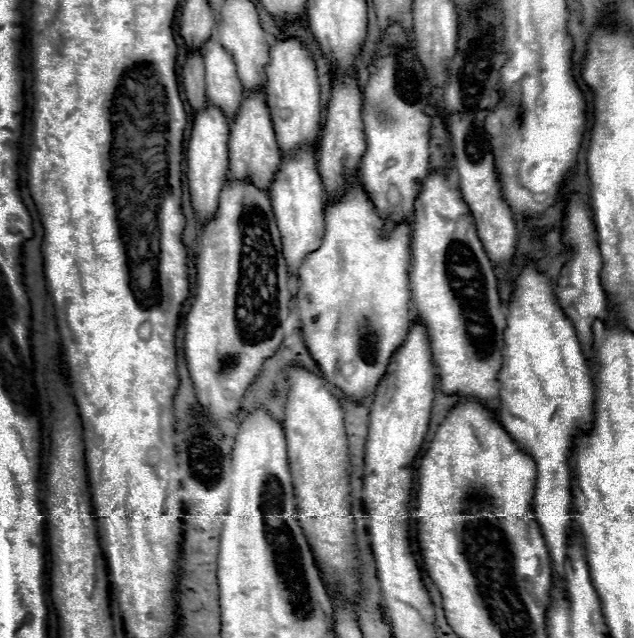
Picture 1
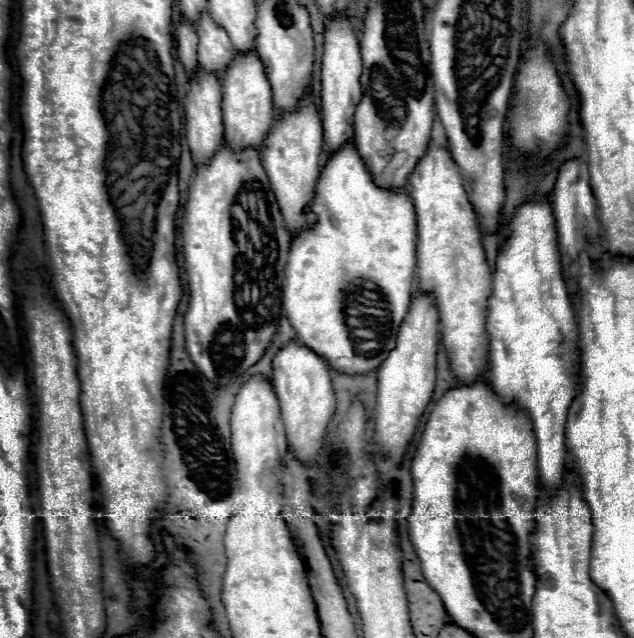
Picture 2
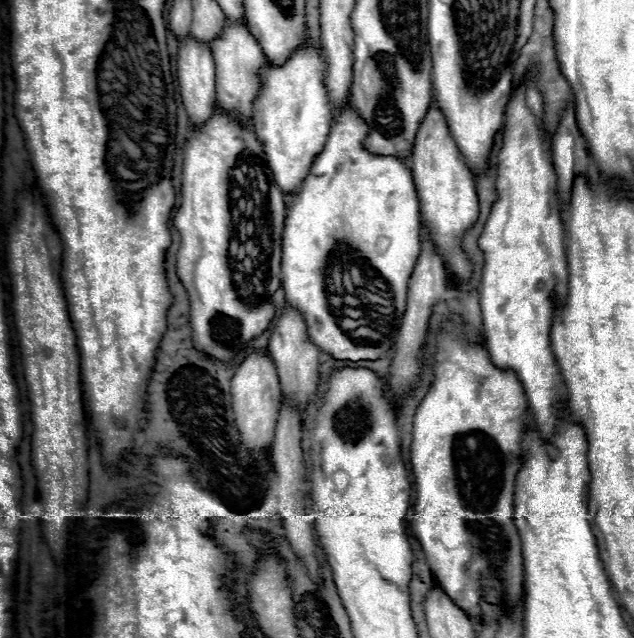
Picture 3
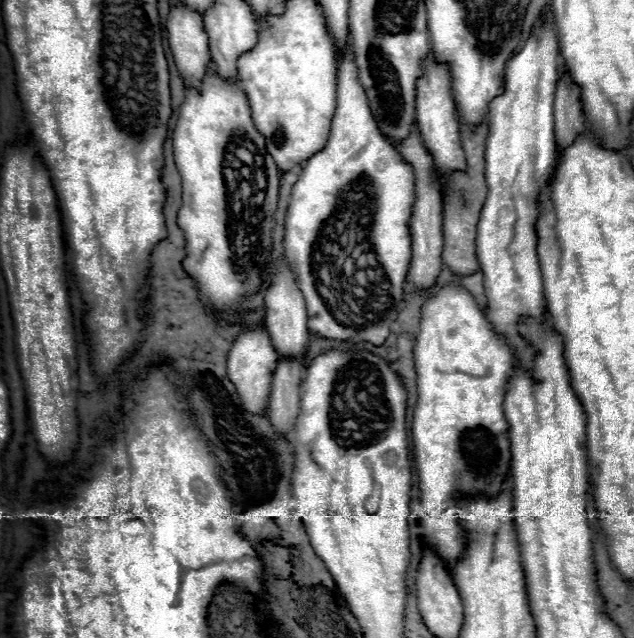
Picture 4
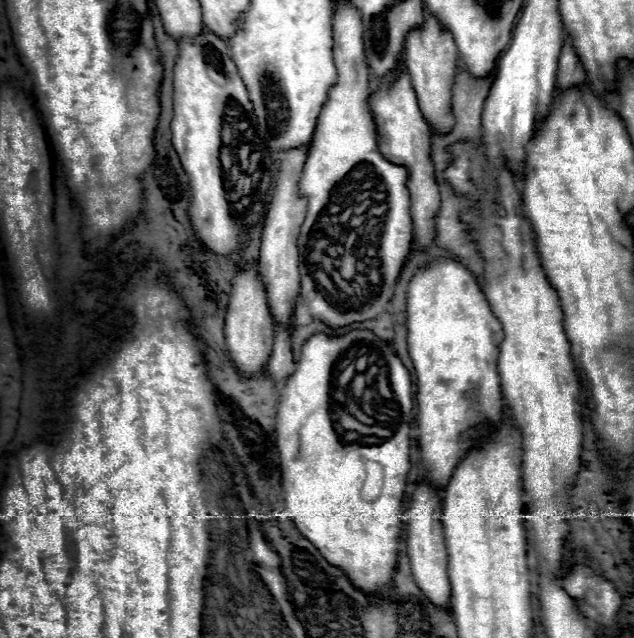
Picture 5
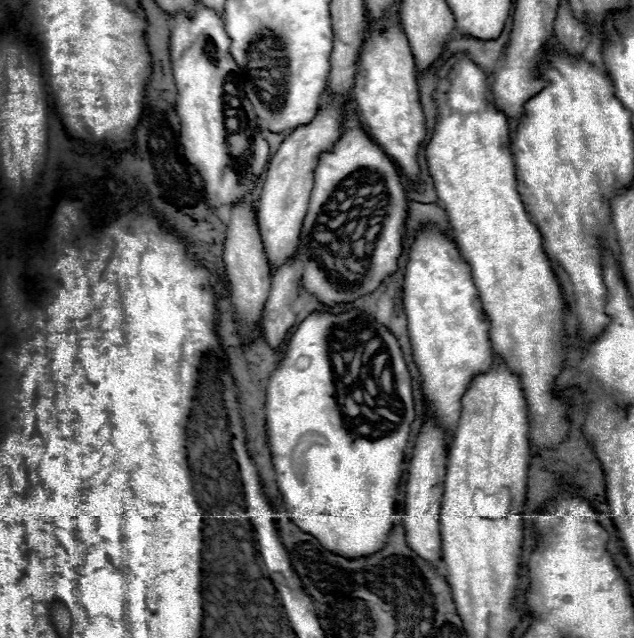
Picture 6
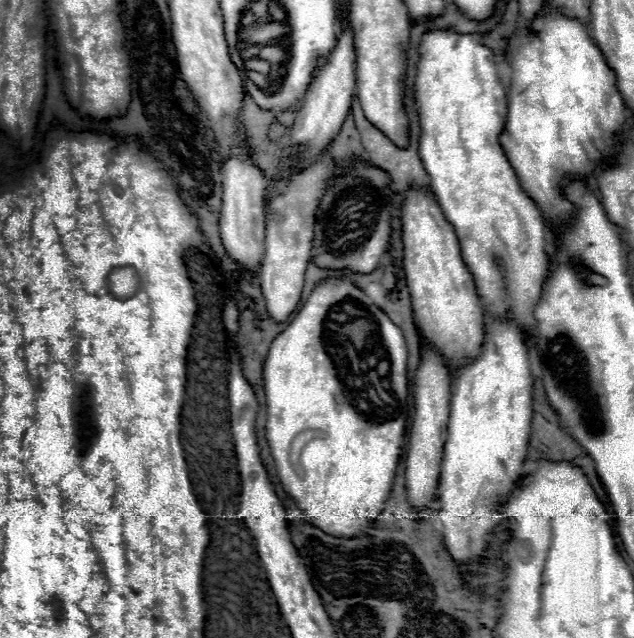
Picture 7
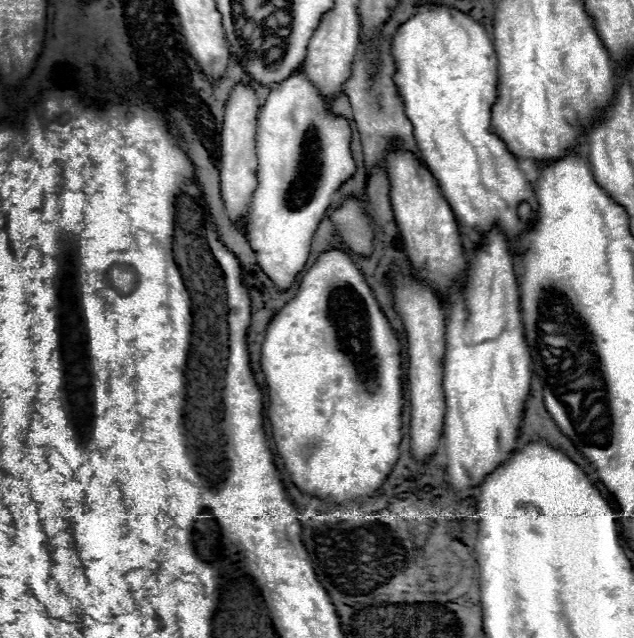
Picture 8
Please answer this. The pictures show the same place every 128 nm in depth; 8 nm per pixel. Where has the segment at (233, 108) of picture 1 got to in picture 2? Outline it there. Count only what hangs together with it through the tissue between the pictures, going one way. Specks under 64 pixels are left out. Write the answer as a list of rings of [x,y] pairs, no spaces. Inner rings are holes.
[[[208,12],[202,14],[196,26],[196,34],[198,34],[198,62],[202,70],[210,70],[218,74],[218,78],[222,78],[222,74],[226,74],[226,66],[230,66],[234,58],[234,48],[228,34],[212,22]]]

